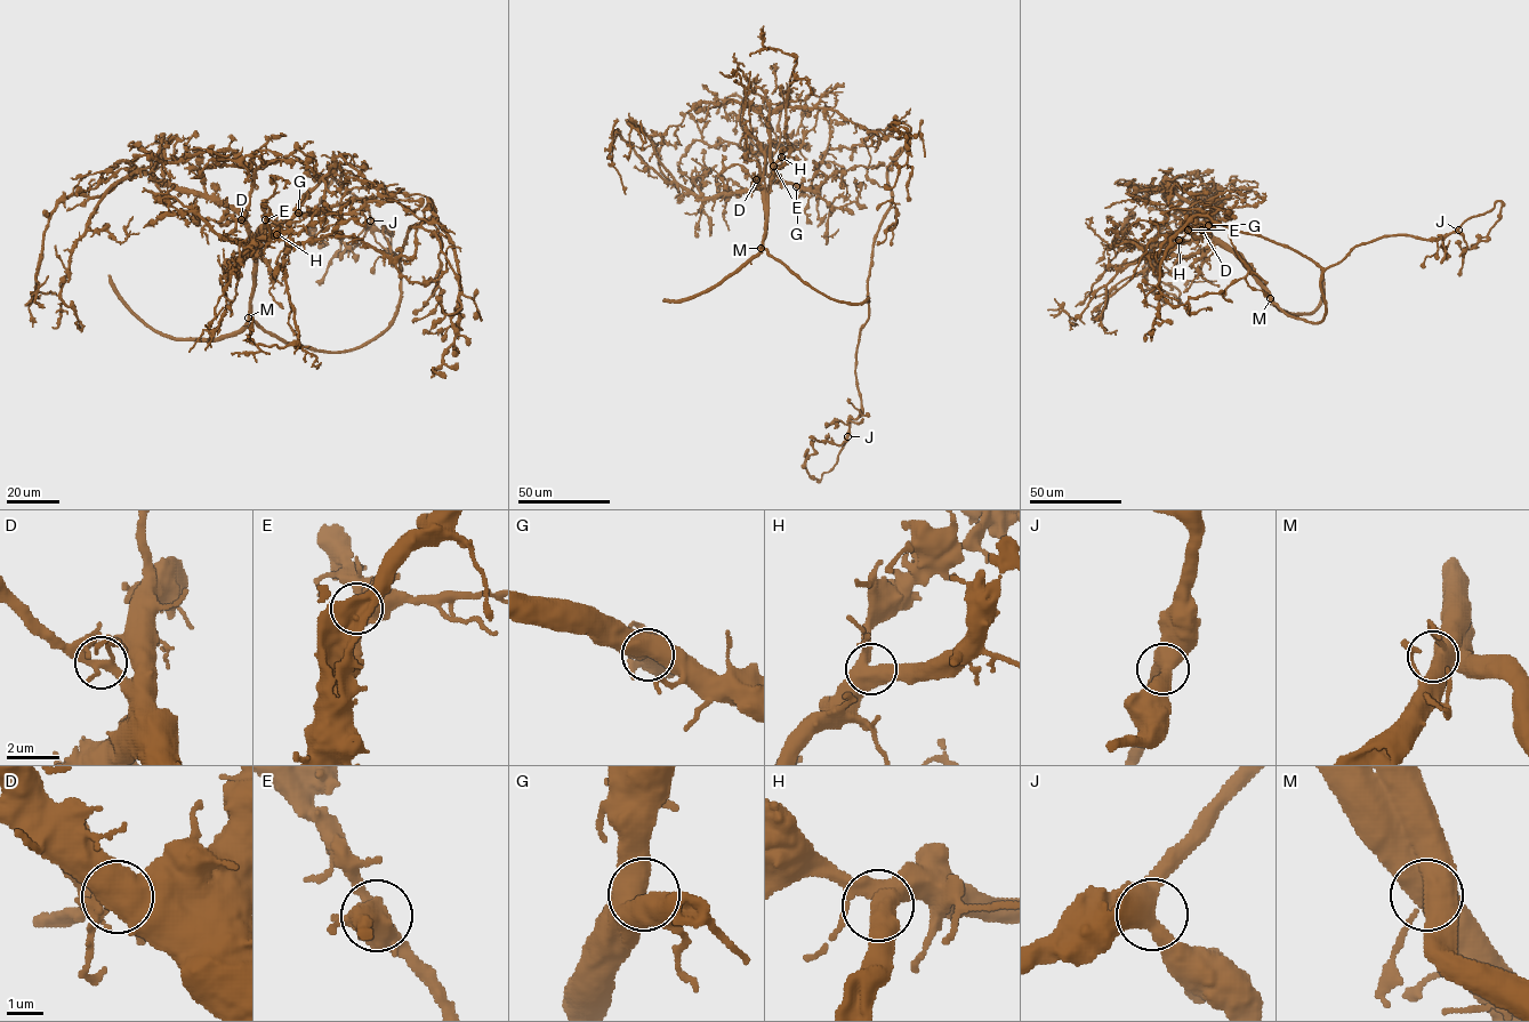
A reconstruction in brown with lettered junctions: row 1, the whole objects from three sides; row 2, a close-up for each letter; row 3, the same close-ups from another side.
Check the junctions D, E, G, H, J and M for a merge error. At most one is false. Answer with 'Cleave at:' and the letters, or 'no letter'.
Cleave at: no letter

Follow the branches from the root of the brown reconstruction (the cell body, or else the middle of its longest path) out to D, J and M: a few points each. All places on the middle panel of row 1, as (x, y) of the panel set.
D: (798, 279), (764, 248), (766, 210), (756, 179)
J: (798, 279), (837, 300), (868, 298), (856, 352), (861, 410), (849, 419), (847, 436)
M: (798, 279), (761, 248)

